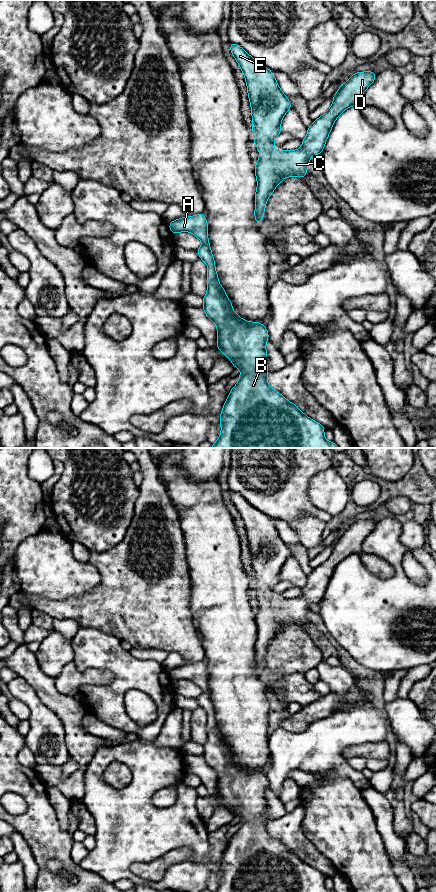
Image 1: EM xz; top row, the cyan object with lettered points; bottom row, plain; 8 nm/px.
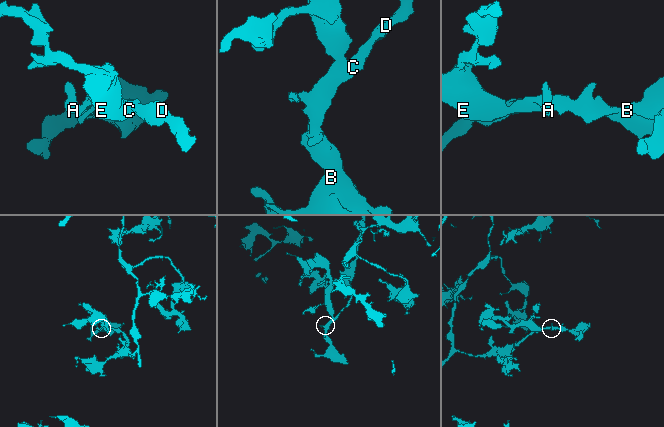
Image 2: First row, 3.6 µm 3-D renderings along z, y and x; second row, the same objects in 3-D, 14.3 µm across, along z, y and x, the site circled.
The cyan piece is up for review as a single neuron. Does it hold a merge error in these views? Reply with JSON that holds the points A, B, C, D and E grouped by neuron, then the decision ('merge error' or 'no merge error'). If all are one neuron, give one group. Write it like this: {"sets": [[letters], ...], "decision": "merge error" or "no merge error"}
{"sets": [["A", "B", "C", "D", "E"]], "decision": "no merge error"}

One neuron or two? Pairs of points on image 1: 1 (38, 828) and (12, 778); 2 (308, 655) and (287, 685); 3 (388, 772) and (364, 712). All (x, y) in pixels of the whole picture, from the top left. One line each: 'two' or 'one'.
1: one
2: two
3: two

